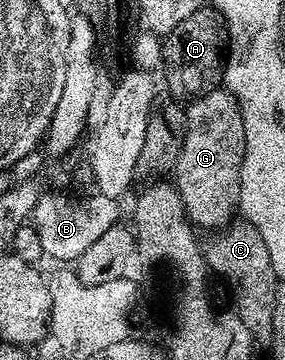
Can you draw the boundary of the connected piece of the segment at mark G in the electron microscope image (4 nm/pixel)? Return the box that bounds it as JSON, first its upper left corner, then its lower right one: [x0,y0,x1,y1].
[172,90,246,230]

